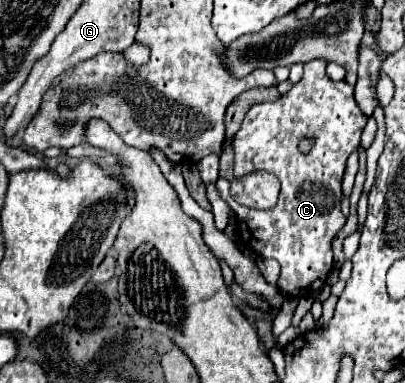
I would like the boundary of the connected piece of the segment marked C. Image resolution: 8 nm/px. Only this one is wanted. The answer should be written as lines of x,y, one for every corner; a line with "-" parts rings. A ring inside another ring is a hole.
323,59
305,63
303,79
287,95
279,97
279,101
255,105
233,137
233,175
249,175
249,169
273,173
281,181
277,205
265,211
247,209
231,197
231,183
227,179
217,181
217,189
235,213
239,229
247,229
249,233
245,245
261,257
279,261
281,277
277,287
293,297
321,289
333,269
331,241
345,225
345,215
341,213
345,161
359,147
367,123
367,117
355,103
353,87
343,81
331,81
325,75
325,67
327,61
-
305,135
315,139
309,155
297,151
297,141

